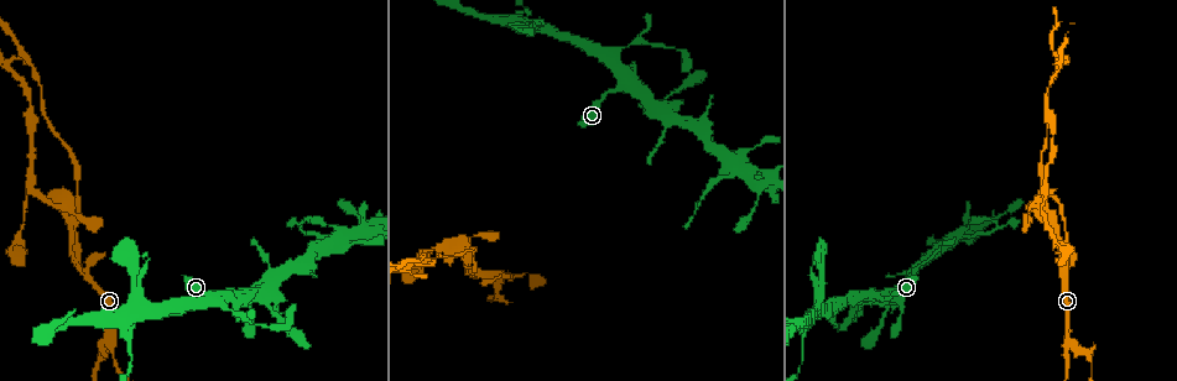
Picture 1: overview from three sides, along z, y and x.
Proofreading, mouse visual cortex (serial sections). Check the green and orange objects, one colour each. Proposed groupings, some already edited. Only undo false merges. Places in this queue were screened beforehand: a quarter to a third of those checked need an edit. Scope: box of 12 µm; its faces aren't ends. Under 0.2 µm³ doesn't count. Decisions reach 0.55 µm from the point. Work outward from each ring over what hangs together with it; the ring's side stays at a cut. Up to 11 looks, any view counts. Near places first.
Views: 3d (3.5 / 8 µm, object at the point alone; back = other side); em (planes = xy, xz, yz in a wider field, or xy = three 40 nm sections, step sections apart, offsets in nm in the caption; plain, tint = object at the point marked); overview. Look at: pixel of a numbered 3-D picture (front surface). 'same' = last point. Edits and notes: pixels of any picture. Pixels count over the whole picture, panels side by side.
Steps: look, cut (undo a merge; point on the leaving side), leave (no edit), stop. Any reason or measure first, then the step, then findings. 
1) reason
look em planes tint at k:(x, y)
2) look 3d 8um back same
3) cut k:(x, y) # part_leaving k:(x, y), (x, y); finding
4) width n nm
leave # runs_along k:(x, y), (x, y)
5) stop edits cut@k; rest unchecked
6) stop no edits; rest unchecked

look 3d 3.5um at 1:(1069, 336)

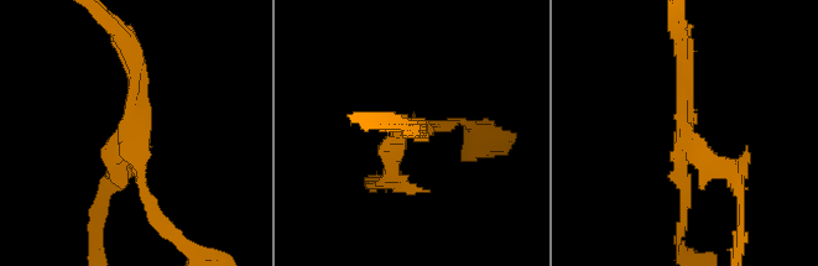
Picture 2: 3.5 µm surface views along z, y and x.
need the tissue
look em xy step 1 tint at 2:(685, 131)

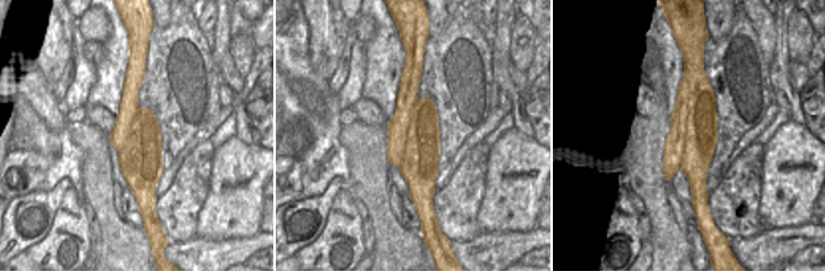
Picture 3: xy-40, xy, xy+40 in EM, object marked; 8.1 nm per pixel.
arms 3; arm_widths 150, 250, 250 nm
cut 2:(722, 160) # part_leaving 2:(687, 140), (738, 182), (740, 230); two cells meet here

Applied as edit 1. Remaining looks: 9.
look overview

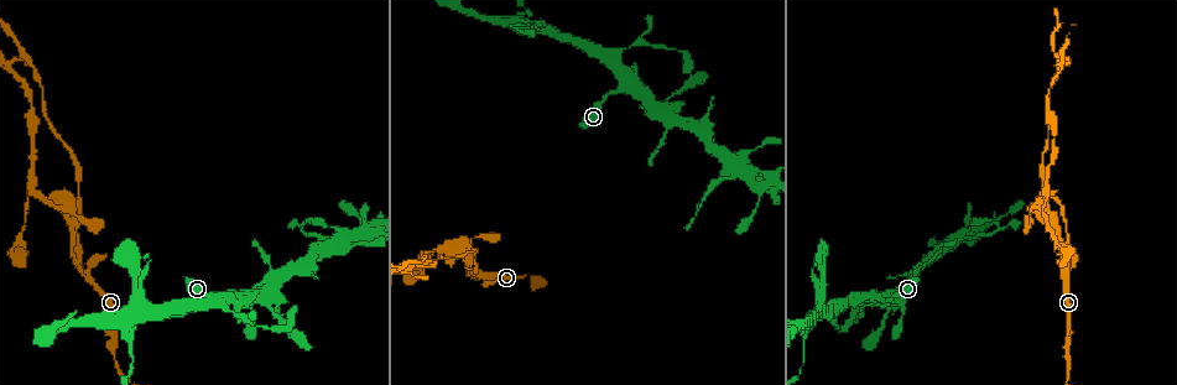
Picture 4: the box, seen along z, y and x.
two arms at a narrow angle
look 3d 8um at 4:(1071, 266)

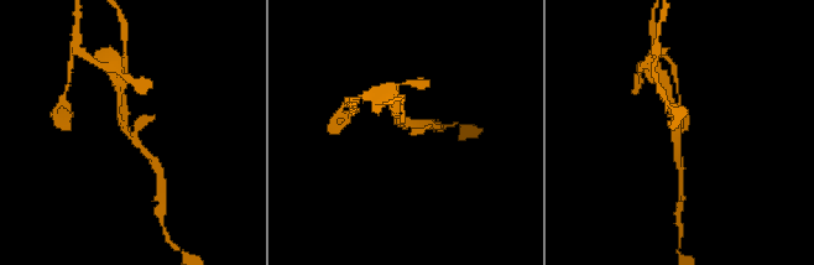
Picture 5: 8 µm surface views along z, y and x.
zoom in
look 3d 3.5um at 5:(680, 127)

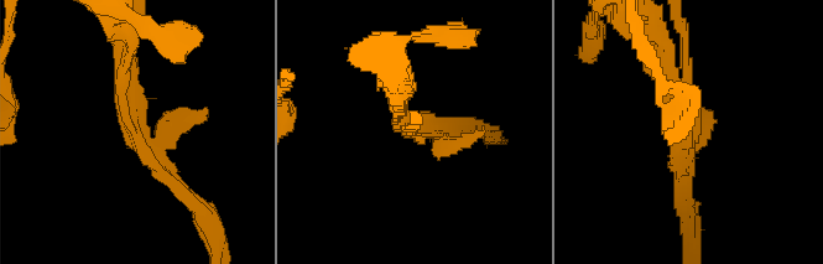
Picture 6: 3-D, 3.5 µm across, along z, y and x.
arms 3; arm_widths 100, 200, 200 nm
look em xy step 2 tint at 6:(129, 129)

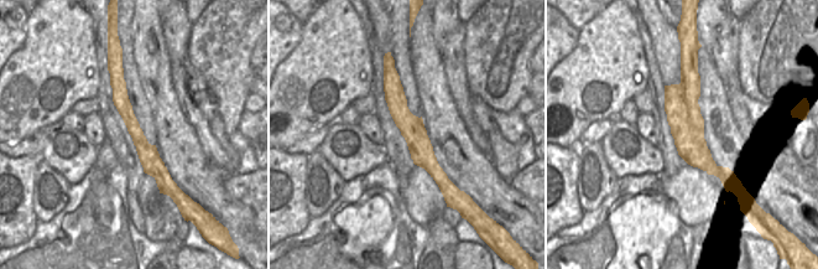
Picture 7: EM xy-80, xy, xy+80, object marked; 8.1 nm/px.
width 200 nm
cut 6:(663, 41) # border 7:(680, 83), (689, 123), (703, 135); two cells meet here

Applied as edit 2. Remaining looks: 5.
look overview

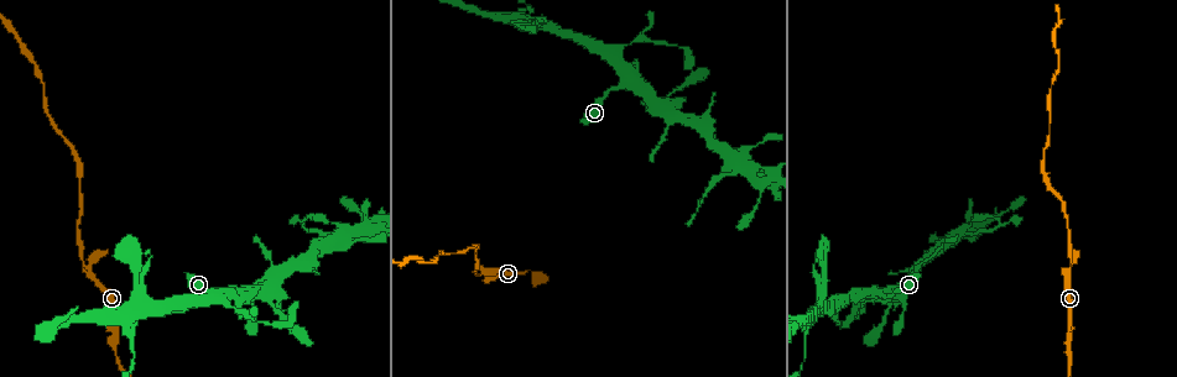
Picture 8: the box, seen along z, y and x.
branch point
look 3d 8um at 8:(881, 293)

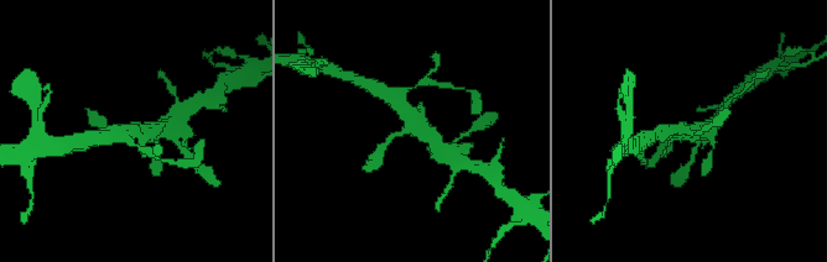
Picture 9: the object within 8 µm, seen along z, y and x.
closer look
look 3d 3.5um at 9:(407, 129)

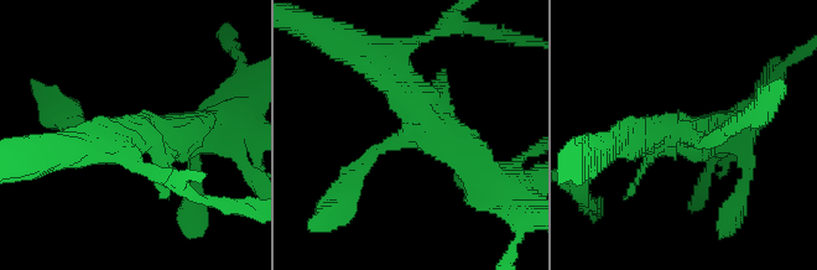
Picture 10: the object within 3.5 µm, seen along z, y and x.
look em planes tint at 10:(413, 139)

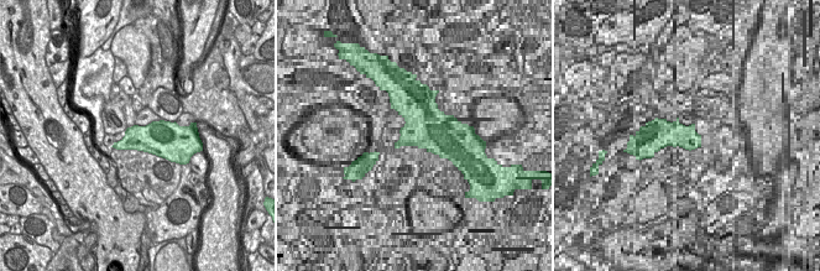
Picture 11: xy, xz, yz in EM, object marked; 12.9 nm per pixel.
leave # runs_along 10:(76, 128), (102, 143), (204, 128); continuous, no second cell

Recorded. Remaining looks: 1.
stop edits cut@2, cut@6; rest unchecked

